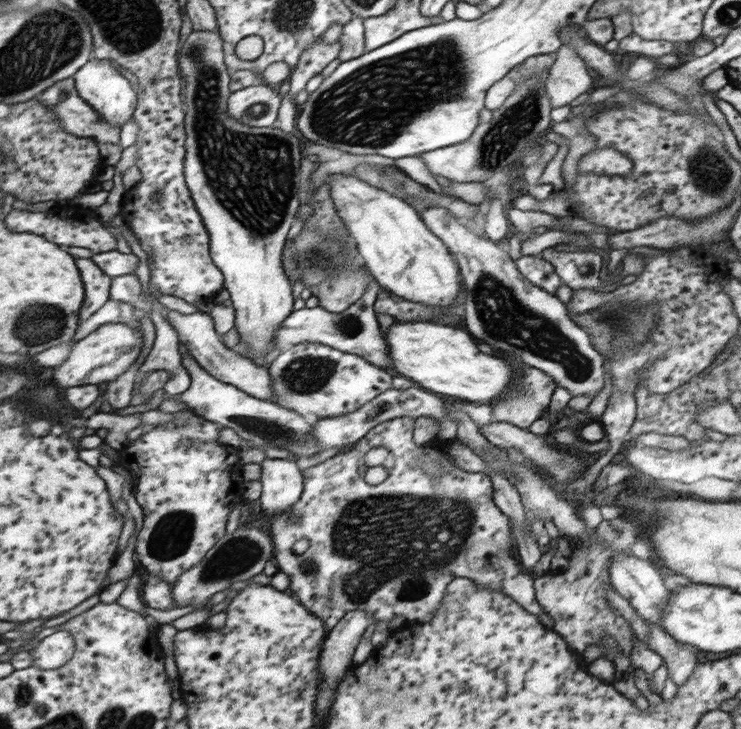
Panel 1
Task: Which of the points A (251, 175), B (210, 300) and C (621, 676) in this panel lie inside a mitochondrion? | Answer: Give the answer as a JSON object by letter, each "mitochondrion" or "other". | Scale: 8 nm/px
{"A":"mitochondrion","B":"other","C":"other"}

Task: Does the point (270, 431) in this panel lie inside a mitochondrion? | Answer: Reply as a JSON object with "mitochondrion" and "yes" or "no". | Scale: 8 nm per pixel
{"mitochondrion":"yes"}

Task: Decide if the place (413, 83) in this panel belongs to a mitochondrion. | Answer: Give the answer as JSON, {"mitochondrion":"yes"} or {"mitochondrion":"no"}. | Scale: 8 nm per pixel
{"mitochondrion":"yes"}

